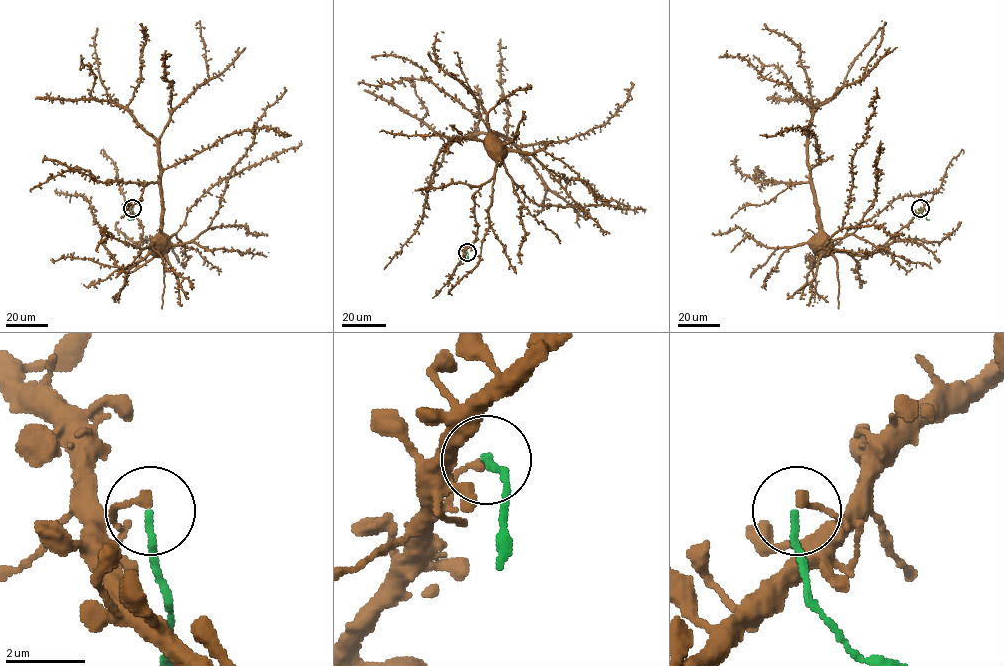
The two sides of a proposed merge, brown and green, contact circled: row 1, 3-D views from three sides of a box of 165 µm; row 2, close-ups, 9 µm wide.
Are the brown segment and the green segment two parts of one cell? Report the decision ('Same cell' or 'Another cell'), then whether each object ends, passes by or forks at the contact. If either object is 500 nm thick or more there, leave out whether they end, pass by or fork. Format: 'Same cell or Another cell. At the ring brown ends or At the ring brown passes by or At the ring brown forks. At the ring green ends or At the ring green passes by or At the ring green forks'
Another cell. At the ring brown ends. At the ring green ends

